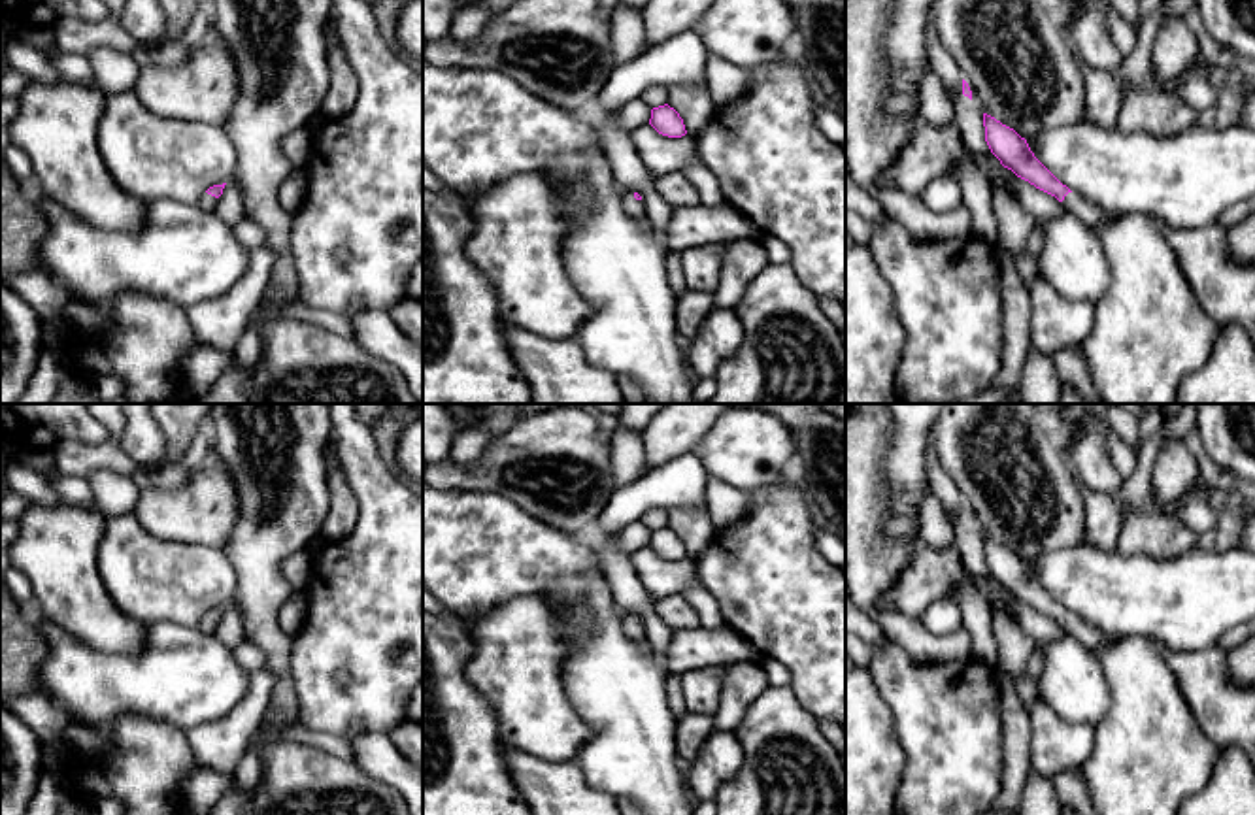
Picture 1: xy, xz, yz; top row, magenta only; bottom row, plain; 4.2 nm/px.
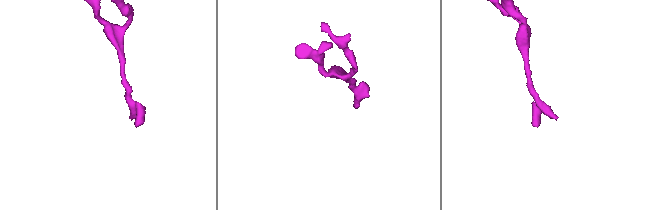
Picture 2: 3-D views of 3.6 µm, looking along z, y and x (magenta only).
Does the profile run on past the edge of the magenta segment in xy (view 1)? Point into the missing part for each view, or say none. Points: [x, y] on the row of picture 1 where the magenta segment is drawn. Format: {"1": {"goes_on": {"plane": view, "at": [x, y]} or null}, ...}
{"1": {"goes_on": {"plane": "xy", "at": [208, 202]}}}

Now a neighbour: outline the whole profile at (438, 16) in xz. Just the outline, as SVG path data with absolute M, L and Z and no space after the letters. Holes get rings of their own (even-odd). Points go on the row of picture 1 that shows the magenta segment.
M423 0L423 38L427 42L451 34L455 0Z

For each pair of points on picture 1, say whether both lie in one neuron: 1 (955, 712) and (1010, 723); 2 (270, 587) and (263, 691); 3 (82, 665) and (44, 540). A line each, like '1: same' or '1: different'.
1: different
2: different
3: different

